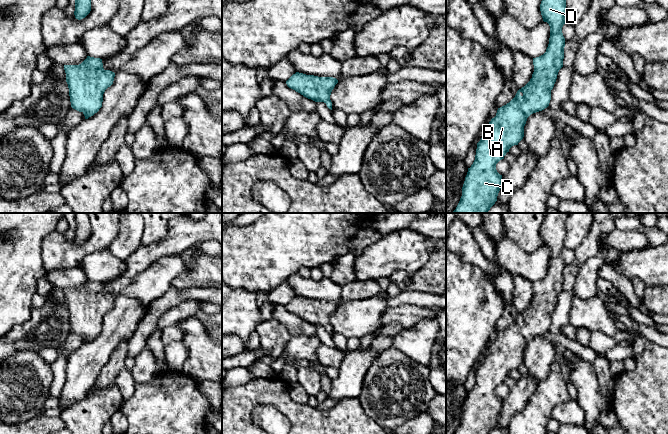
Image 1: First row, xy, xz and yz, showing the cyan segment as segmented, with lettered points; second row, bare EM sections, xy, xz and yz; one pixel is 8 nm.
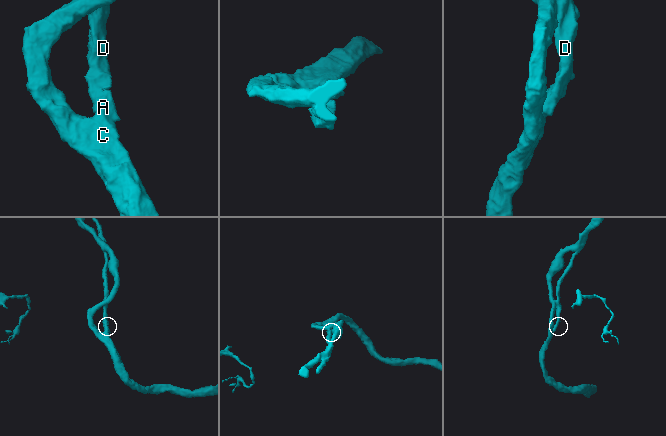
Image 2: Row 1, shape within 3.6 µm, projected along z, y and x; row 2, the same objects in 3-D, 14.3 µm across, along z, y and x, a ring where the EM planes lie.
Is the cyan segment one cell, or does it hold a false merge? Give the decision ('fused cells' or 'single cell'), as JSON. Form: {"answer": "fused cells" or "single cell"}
{"answer": "single cell"}

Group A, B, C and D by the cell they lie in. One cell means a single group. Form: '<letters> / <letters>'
A B C D

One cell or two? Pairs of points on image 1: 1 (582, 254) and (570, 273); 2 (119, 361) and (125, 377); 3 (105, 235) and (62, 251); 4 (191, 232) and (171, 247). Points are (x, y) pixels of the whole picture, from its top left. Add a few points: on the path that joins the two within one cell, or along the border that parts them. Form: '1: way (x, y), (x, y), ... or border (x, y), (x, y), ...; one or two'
1: way (579, 259), (573, 268); one
2: border (124, 366), (118, 373), (114, 383); two
3: way (94, 243), (80, 251), (73, 251); one
4: way (186, 232), (176, 242); one

